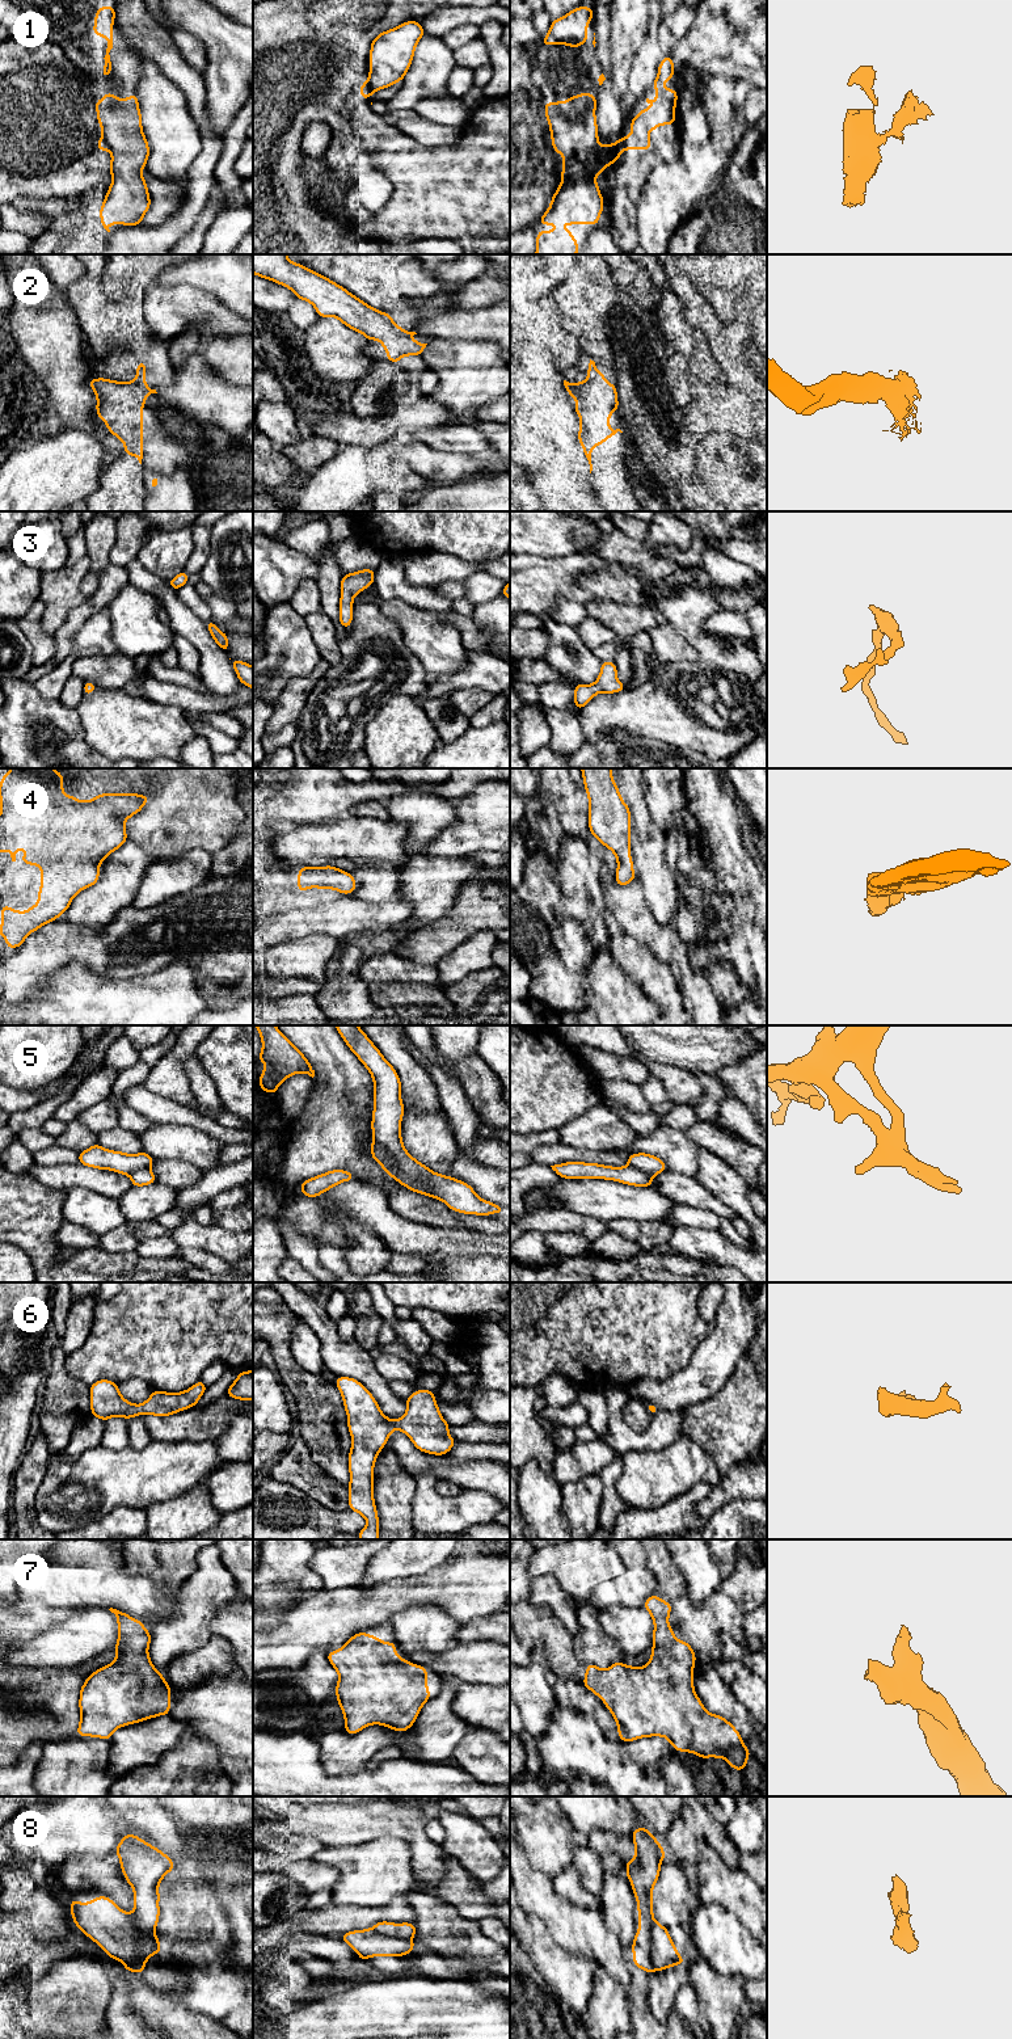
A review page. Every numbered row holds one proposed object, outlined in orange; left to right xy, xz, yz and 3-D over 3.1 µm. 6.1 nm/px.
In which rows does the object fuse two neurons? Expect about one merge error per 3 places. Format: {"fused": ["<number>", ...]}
{"fused": ["1", "8"]}

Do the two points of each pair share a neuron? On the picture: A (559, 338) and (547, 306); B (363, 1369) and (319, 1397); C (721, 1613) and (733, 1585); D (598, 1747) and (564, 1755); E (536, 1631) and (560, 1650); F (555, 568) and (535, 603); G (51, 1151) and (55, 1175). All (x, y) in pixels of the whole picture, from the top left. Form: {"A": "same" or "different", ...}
{"A": "same", "B": "different", "C": "different", "D": "same", "E": "same", "F": "same", "G": "different"}

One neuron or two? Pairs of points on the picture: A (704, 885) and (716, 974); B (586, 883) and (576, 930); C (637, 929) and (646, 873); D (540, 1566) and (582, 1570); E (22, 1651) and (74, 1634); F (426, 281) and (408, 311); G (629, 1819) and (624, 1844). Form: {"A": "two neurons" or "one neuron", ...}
{"A": "two neurons", "B": "two neurons", "C": "two neurons", "D": "one neuron", "E": "one neuron", "F": "two neurons", "G": "two neurons"}

